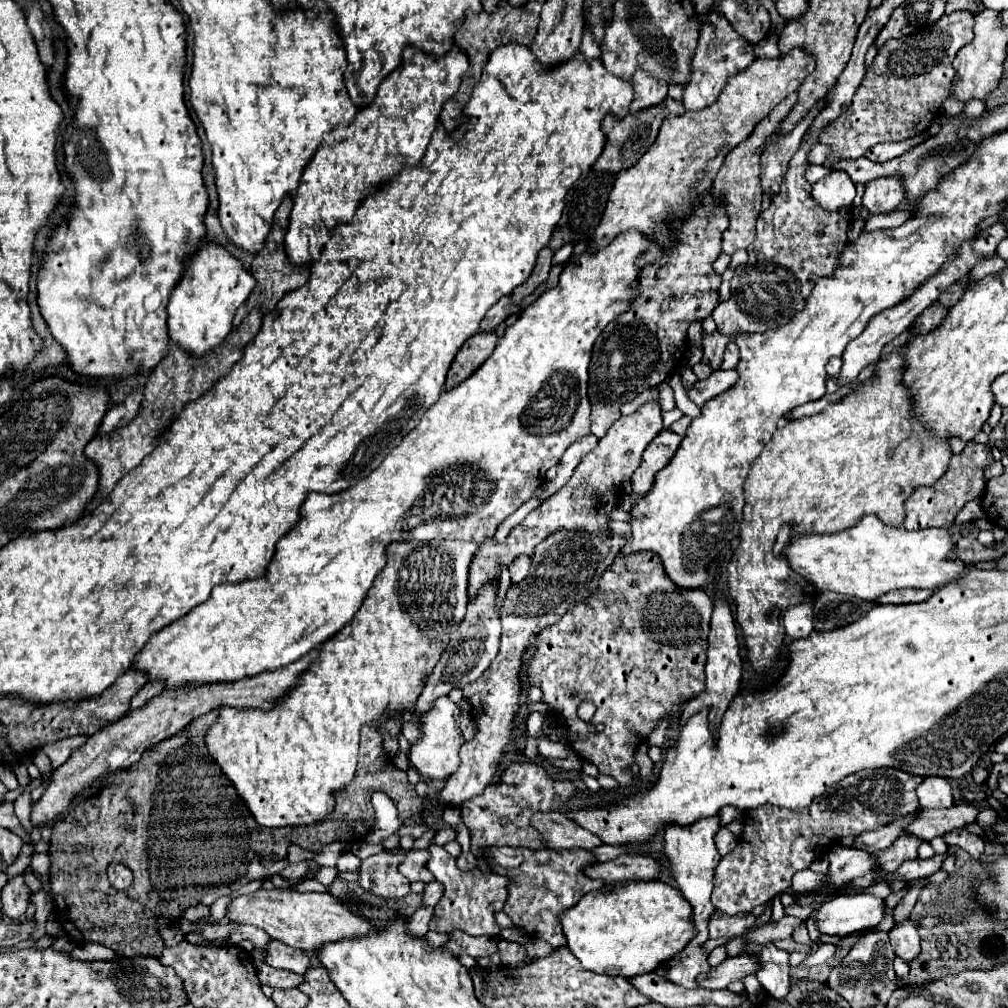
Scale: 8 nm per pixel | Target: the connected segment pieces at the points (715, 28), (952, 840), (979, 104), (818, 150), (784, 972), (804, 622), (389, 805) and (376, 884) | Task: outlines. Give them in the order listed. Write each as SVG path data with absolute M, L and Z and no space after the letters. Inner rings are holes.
M711 11L707 21L705 19L701 21L699 45L697 45L693 61L691 61L693 77L691 77L691 83L683 91L685 111L701 111L701 109L713 105L717 101L717 97L721 95L723 87L727 85L729 77L747 69L753 63L753 59L755 59L753 45L747 43L743 37L739 37L733 31L733 27L729 25L729 21L719 11Z
M957 829L957 831L953 831L953 833L949 833L949 835L945 835L945 841L949 843L949 845L959 845L961 849L965 849L967 853L971 853L973 849L981 849L983 845L979 845L979 837L975 837L975 835L971 835L969 831L965 831L965 829Z
M971 99L959 115L962 118L975 119L980 117L986 109L985 102L978 99Z
M815 145L813 153L809 153L809 163L821 165L829 155L831 155L831 147L829 145Z
M765 945L765 949L755 955L761 957L761 969L755 977L759 979L763 989L775 999L785 999L791 989L789 953L777 949L775 945Z
M809 603L789 607L783 615L783 627L791 639L807 637L813 631L813 607Z
M373 793L371 803L375 807L377 823L373 831L367 835L367 843L377 845L377 843L383 843L389 835L393 835L401 827L401 821L397 817L397 807L385 793Z
M387 851L361 861L357 883L381 899L401 899L409 893L409 879L397 871L397 857Z

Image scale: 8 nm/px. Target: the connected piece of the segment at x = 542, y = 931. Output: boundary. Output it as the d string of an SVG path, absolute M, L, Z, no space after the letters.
M502 846L493 847L493 853L489 853L489 861L493 861L495 873L511 879L509 897L503 911L513 921L513 925L523 929L529 937L547 941L555 949L567 945L567 939L559 923L561 913L571 909L585 893L607 887L605 881L591 879L585 875L585 867L597 863L591 851L551 849L549 861L535 865L535 851L526 847Z

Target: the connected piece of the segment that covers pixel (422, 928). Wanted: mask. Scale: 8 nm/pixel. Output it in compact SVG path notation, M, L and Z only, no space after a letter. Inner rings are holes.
M419 907L411 917L407 917L407 921L405 921L405 933L409 937L415 937L415 939L423 937L427 933L427 923L429 923L431 915L433 915L431 907Z

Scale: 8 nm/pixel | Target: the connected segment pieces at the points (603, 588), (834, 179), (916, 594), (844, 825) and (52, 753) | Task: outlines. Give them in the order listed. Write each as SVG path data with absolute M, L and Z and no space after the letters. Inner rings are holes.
M635 553L633 557L617 557L617 561L613 561L613 565L603 573L601 581L599 581L599 589L597 593L593 593L593 597L589 597L587 601L581 601L581 603L575 603L569 607L569 613L565 613L565 617L557 623L557 625L551 625L549 629L543 629L539 635L537 635L537 651L533 655L533 661L529 665L529 681L531 685L539 687L543 691L543 703L551 705L551 709L555 713L561 715L561 719L565 721L567 725L567 735L569 735L569 741L571 741L571 747L579 753L579 757L591 761L593 765L597 765L599 773L601 775L609 775L613 777L621 787L629 787L633 785L633 773L629 771L629 767L635 763L635 751L637 747L641 747L641 743L645 743L645 739L655 731L655 727L659 725L659 721L667 719L667 717L673 717L683 703L687 703L689 699L697 697L703 689L705 689L705 673L703 673L703 667L705 667L705 649L707 649L707 635L709 635L709 619L711 619L711 611L713 611L713 603L711 599L707 597L705 591L701 589L677 589L663 573L661 569L661 559L655 555L655 553ZM653 631L683 631L683 647L677 647L677 645L671 645L671 643L663 643L663 641L657 641L653 637ZM581 701L591 701L595 703L597 711L593 715L593 719L587 723L587 721L581 721L577 717L577 705ZM597 725L603 725L603 731L597 731L595 727Z
M831 171L821 181L813 183L811 195L817 205L827 211L837 211L841 207L851 207L855 199L855 185L849 181L845 171Z
M901 589L893 593L885 593L877 599L877 603L919 603L925 601L933 591L921 591L921 589Z
M865 769L845 777L831 787L831 793L819 795L805 809L785 809L767 803L749 811L743 819L745 833L739 839L741 853L733 851L725 855L715 869L713 905L727 915L735 915L751 911L777 893L787 891L791 877L823 857L833 843L847 835L857 837L863 831L873 831L913 813L919 805L915 789L921 781L923 777L901 769Z
M87 735L65 737L65 739L61 739L61 741L55 741L55 743L51 743L51 745L45 745L43 751L49 755L49 759L51 759L51 767L57 769L61 763L67 761L67 757L69 757L73 751L77 751L79 747L83 747L87 739L89 739Z

